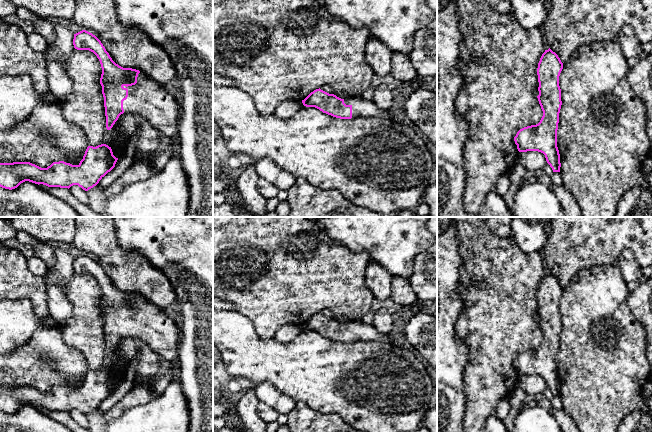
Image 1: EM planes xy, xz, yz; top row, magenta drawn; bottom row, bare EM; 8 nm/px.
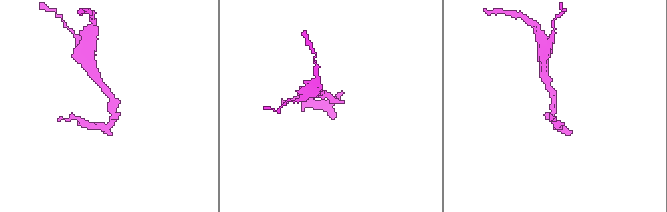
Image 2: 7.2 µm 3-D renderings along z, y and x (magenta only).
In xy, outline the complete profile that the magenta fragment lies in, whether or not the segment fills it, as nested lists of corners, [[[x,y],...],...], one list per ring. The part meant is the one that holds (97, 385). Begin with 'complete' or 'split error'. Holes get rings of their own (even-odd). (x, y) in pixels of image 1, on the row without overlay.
complete; [[[101,368],[88,370],[78,389],[59,385],[41,392],[30,386],[0,387],[0,411],[12,414],[29,405],[68,413],[78,409],[88,415],[115,391],[117,384],[111,371]]]

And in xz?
split error; [[[320,312],[311,316],[302,327],[306,331],[315,331],[323,337],[340,343],[358,341],[390,343],[390,335],[379,332],[373,325],[361,321],[341,323]]]

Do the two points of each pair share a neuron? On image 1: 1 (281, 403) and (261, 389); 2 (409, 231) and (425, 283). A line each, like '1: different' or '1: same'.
1: same
2: different

